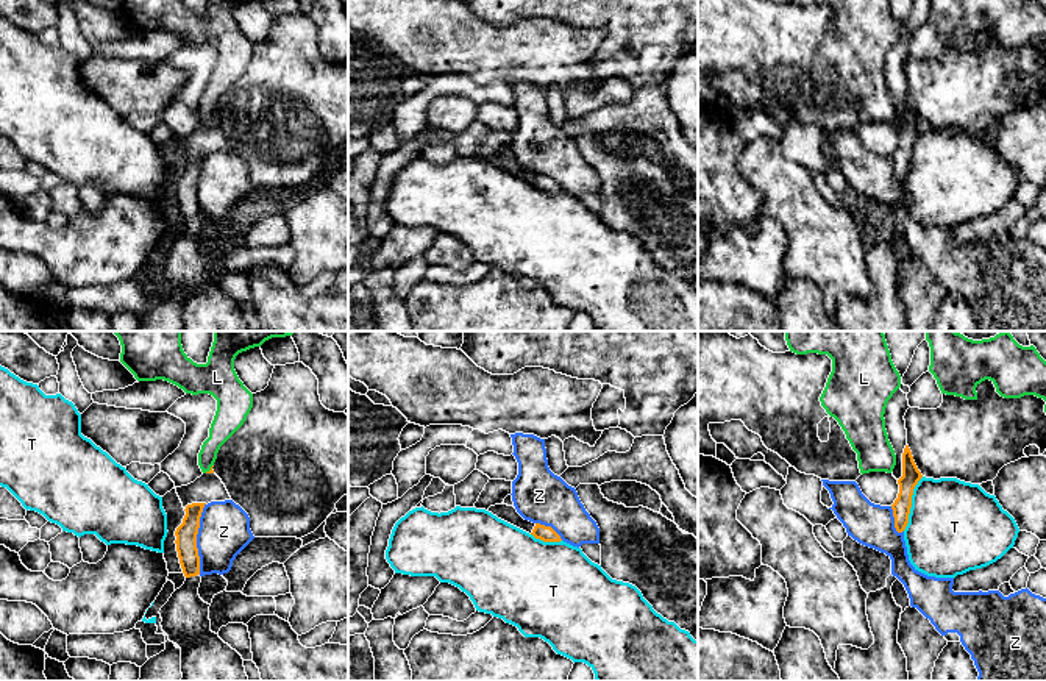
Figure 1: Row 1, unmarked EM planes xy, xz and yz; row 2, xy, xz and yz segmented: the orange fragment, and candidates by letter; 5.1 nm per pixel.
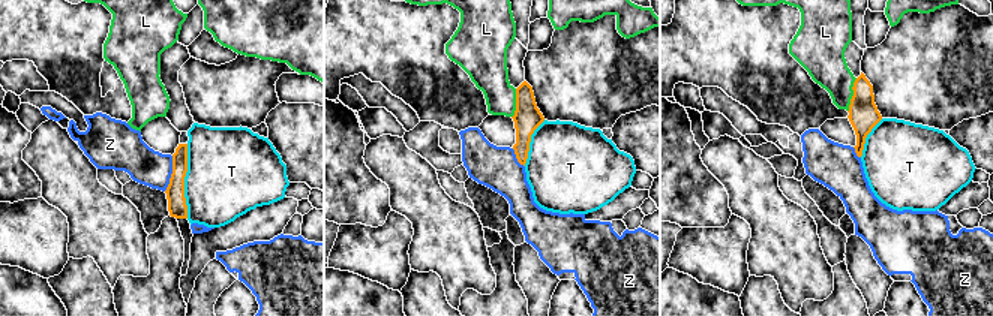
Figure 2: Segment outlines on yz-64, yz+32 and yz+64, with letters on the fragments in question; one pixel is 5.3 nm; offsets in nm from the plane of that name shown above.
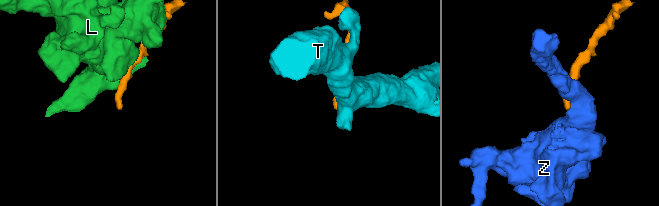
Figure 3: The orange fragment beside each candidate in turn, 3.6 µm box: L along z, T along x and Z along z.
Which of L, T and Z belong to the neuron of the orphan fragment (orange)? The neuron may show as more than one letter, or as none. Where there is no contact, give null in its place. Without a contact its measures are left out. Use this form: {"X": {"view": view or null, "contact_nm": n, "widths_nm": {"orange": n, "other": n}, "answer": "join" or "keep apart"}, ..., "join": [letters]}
{"L": {"view": "xy", "contact_nm": 60, "widths_nm": {"orange": 20, "other": 140}, "answer": "keep apart"}, "T": {"view": "yz", "contact_nm": 300, "widths_nm": {"orange": 100, "other": 460}, "answer": "keep apart"}, "Z": {"view": "xy", "contact_nm": 360, "widths_nm": {"orange": 110, "other": 260}, "answer": "keep apart"}, "join": []}

